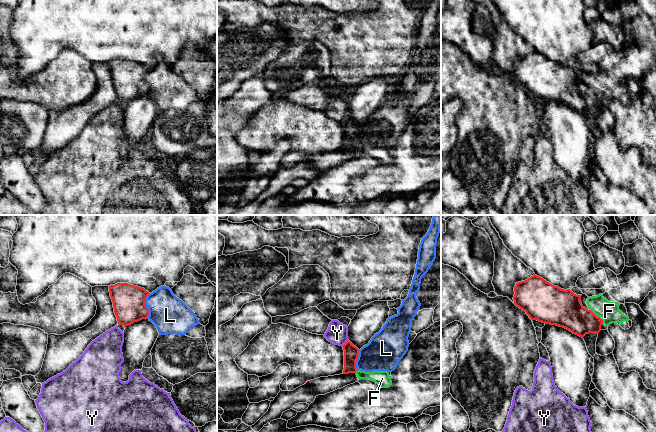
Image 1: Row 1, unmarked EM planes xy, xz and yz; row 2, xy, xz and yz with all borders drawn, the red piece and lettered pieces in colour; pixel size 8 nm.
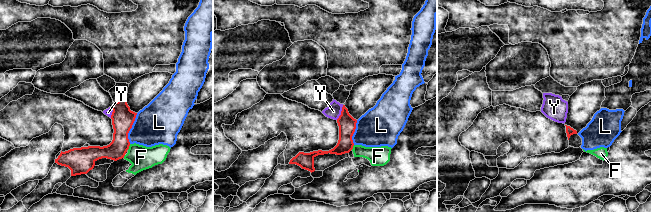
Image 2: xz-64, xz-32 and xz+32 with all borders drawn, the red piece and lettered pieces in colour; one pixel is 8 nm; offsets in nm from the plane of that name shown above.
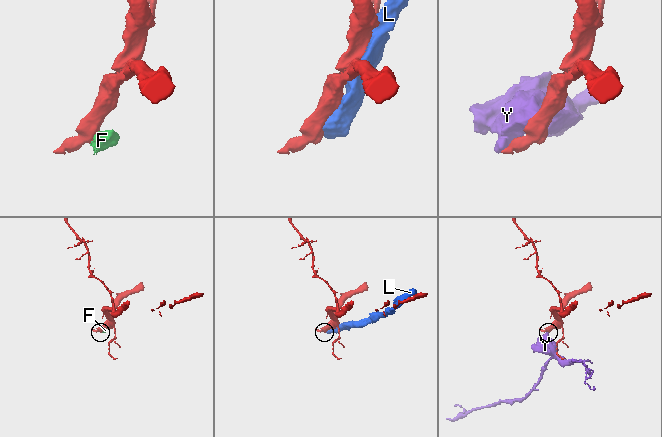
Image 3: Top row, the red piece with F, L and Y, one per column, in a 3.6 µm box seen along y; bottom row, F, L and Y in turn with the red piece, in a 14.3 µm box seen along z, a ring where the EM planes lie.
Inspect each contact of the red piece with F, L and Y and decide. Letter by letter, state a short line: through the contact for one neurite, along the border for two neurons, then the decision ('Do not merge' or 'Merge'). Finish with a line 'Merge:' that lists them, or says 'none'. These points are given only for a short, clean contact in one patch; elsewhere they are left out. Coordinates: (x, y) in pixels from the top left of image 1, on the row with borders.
F: Line: yz (590, 309), (599, 317). Do not merge
L: Do not merge
Y: Line: xz (348, 340), (342, 346). Do not merge
Merge: none

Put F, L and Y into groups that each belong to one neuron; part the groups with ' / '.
F L / Y

